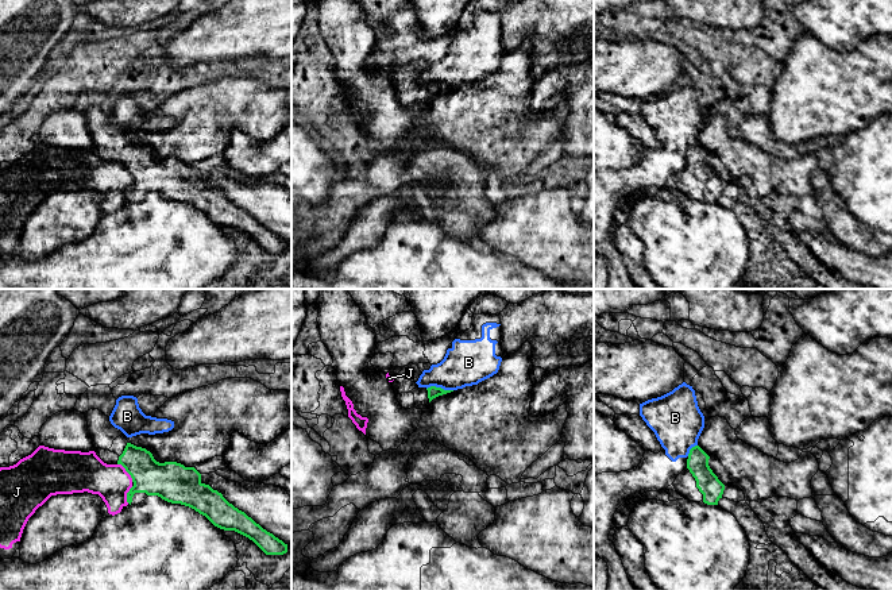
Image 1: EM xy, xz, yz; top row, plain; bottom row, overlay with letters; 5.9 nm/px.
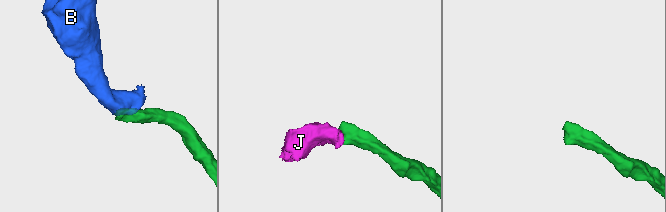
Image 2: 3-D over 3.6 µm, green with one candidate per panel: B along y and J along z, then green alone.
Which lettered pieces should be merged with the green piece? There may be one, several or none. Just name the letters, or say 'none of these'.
none of these

